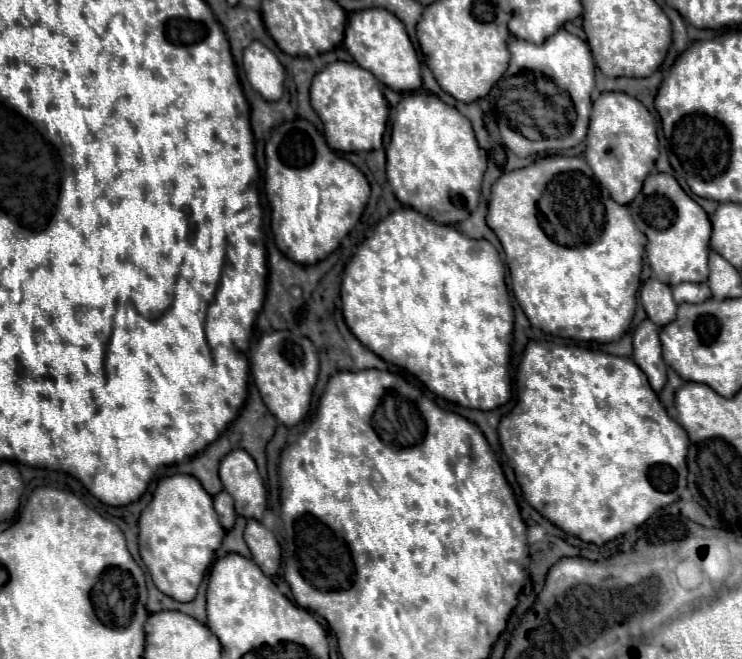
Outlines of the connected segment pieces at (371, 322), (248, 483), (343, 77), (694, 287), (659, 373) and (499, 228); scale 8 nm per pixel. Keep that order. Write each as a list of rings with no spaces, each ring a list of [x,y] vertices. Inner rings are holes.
[[[398,208],[394,210],[386,220],[382,220],[374,236],[364,240],[350,260],[350,264],[344,270],[344,280],[342,280],[342,306],[344,306],[344,318],[352,334],[376,356],[382,360],[404,368],[412,376],[416,376],[430,392],[438,394],[440,398],[460,404],[464,408],[476,408],[476,410],[494,410],[502,404],[506,404],[512,398],[512,388],[510,388],[510,376],[508,376],[508,358],[510,358],[510,346],[512,346],[512,328],[514,328],[514,310],[508,300],[508,290],[506,290],[506,280],[504,280],[504,264],[498,256],[498,250],[488,242],[488,240],[474,240],[456,230],[454,226],[444,226],[436,224],[434,220],[426,218],[424,214],[412,210],[412,208]]]
[[[232,450],[222,458],[220,480],[224,490],[234,498],[236,514],[260,522],[266,510],[266,488],[246,450]]]
[[[332,62],[320,70],[310,86],[312,108],[324,124],[324,136],[336,152],[370,152],[382,148],[388,120],[388,102],[380,82],[358,64]]]
[[[690,282],[676,284],[672,288],[672,294],[674,294],[676,304],[684,304],[684,302],[700,304],[700,302],[704,302],[704,300],[708,300],[712,296],[706,282],[702,282],[702,284],[690,284]]]
[[[644,320],[634,332],[634,354],[632,360],[648,376],[654,392],[660,392],[666,384],[666,364],[662,360],[662,348],[658,338],[658,326]]]
[[[548,156],[542,158],[538,162],[534,162],[532,166],[520,168],[520,170],[512,170],[512,172],[504,172],[492,186],[492,196],[490,196],[490,204],[488,204],[488,216],[486,216],[488,226],[496,232],[498,240],[502,242],[504,254],[506,254],[506,264],[510,270],[510,278],[512,278],[512,292],[518,300],[518,304],[522,306],[524,314],[528,316],[530,324],[540,328],[546,334],[554,334],[560,338],[572,338],[572,340],[586,340],[586,342],[616,342],[620,340],[634,318],[634,308],[636,308],[636,292],[640,286],[640,272],[642,272],[642,256],[644,256],[644,246],[646,246],[646,236],[642,236],[642,232],[638,232],[630,212],[626,206],[614,202],[610,198],[610,194],[606,192],[604,186],[600,186],[600,182],[594,178],[594,172],[590,170],[590,166],[586,164],[586,160],[582,156]]]

